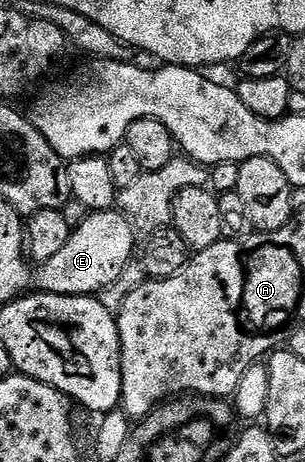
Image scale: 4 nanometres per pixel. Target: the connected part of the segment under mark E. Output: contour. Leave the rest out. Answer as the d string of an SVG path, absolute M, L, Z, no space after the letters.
M94 210L90 212L81 225L72 230L72 235L63 245L63 248L55 253L54 257L42 264L39 273L38 288L42 292L51 294L67 294L74 296L92 296L99 293L99 289L111 286L123 273L125 265L131 255L133 245L133 232L129 221L122 216L120 210Z

